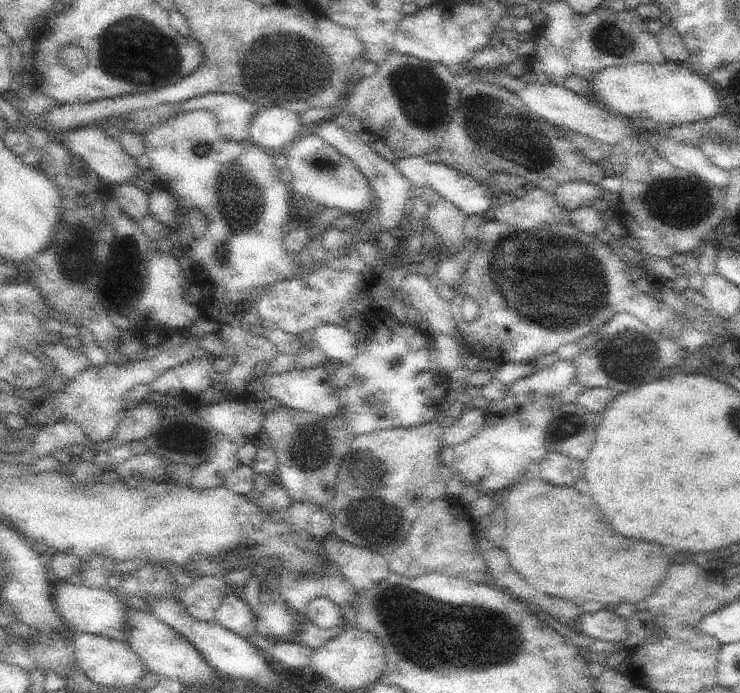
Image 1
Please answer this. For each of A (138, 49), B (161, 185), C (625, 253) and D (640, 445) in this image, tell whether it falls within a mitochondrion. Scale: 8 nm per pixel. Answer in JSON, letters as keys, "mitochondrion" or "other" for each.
{"A":"mitochondrion","B":"other","C":"other","D":"other"}

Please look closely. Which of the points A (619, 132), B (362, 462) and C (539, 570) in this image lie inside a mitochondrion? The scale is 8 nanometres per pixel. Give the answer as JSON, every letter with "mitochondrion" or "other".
{"A":"other","B":"mitochondrion","C":"other"}

